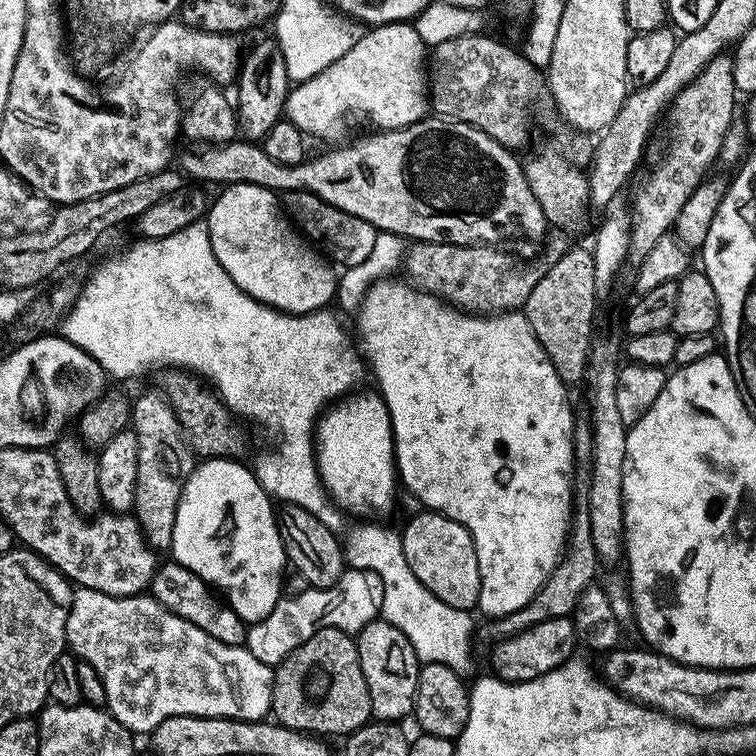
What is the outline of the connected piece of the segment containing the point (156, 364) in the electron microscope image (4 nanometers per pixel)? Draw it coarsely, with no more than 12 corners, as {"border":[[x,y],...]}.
{"border":[[207,223],[137,239],[64,324],[112,379],[203,378],[339,533],[314,437],[366,364],[332,310],[246,294]]}

